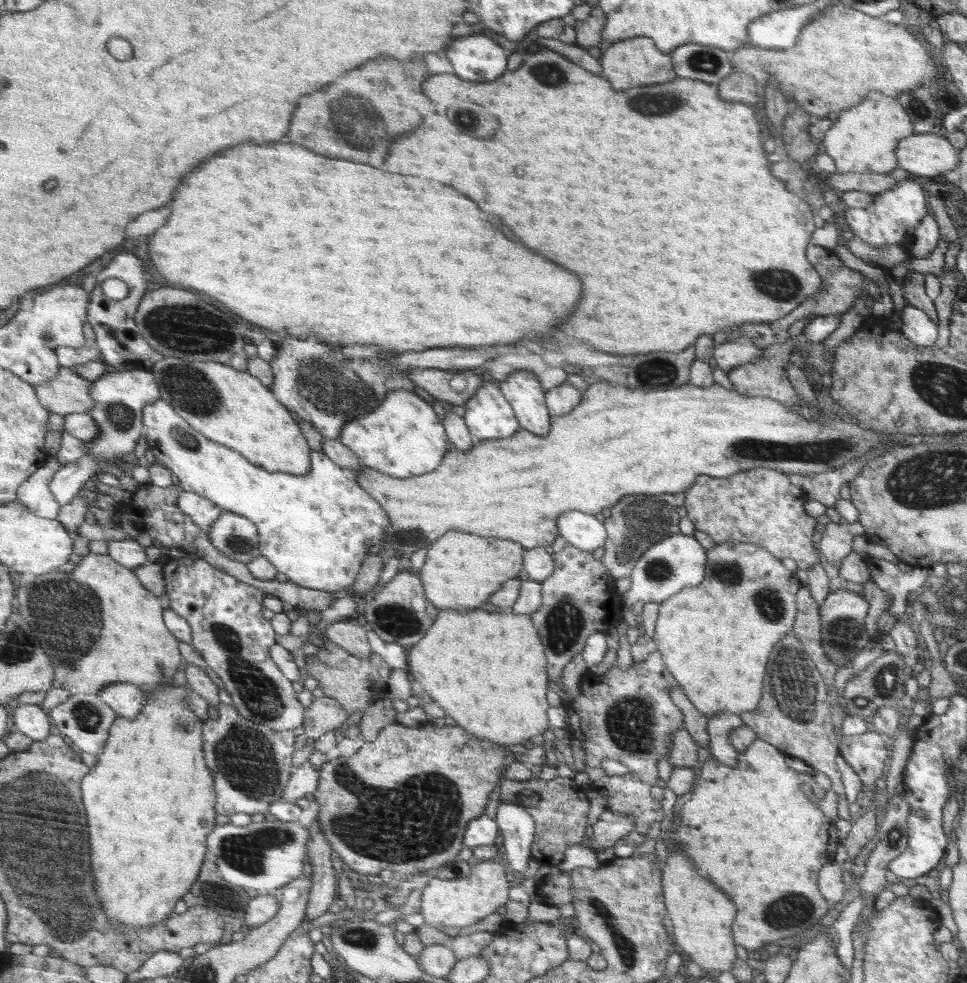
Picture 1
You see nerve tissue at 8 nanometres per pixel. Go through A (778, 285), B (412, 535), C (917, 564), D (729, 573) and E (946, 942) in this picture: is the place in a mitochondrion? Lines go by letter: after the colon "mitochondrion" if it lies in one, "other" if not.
A: mitochondrion
B: mitochondrion
C: other
D: mitochondrion
E: other

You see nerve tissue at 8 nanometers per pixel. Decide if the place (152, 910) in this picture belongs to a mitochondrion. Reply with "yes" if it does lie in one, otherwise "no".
no

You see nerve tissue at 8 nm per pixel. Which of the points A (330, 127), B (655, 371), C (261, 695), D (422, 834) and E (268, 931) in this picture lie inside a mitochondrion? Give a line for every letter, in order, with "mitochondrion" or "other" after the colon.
A: mitochondrion
B: mitochondrion
C: mitochondrion
D: mitochondrion
E: other

